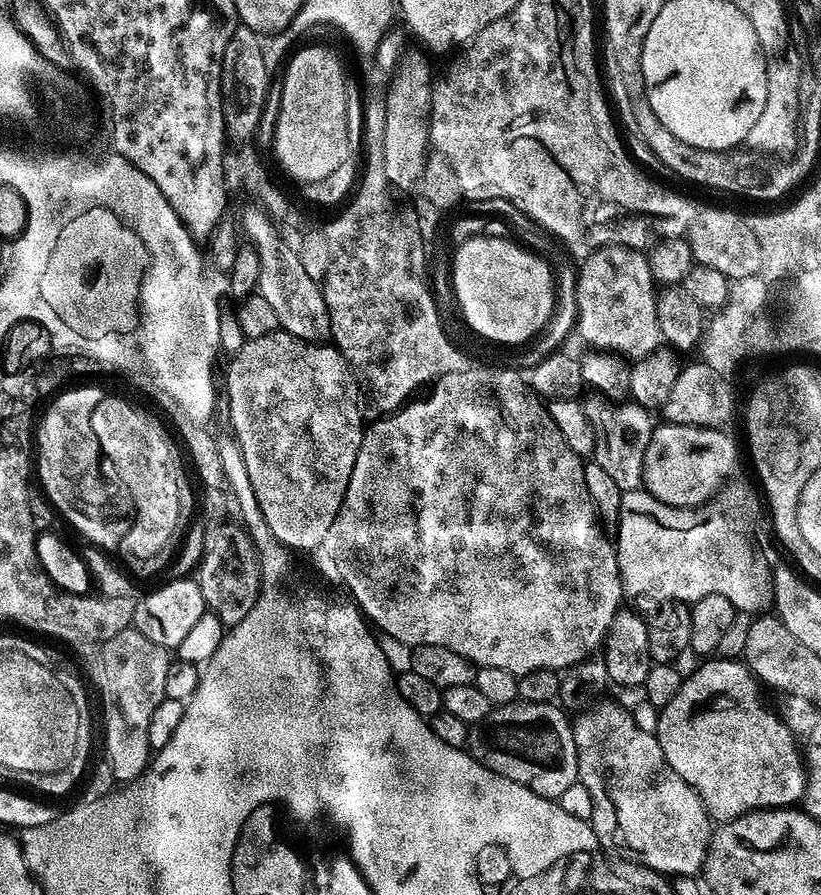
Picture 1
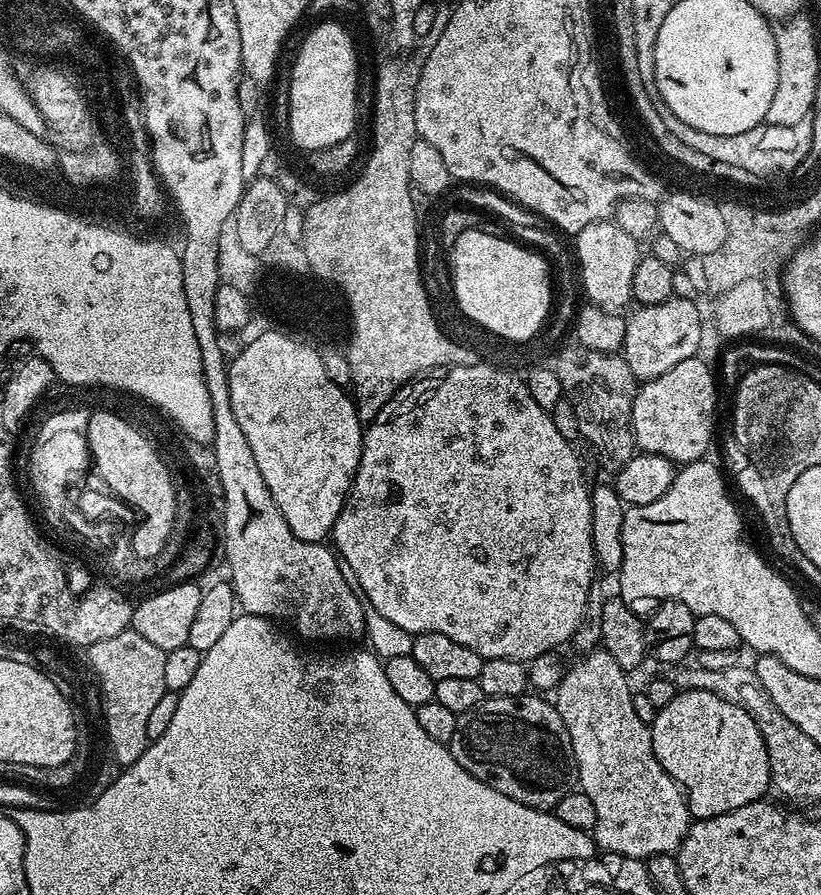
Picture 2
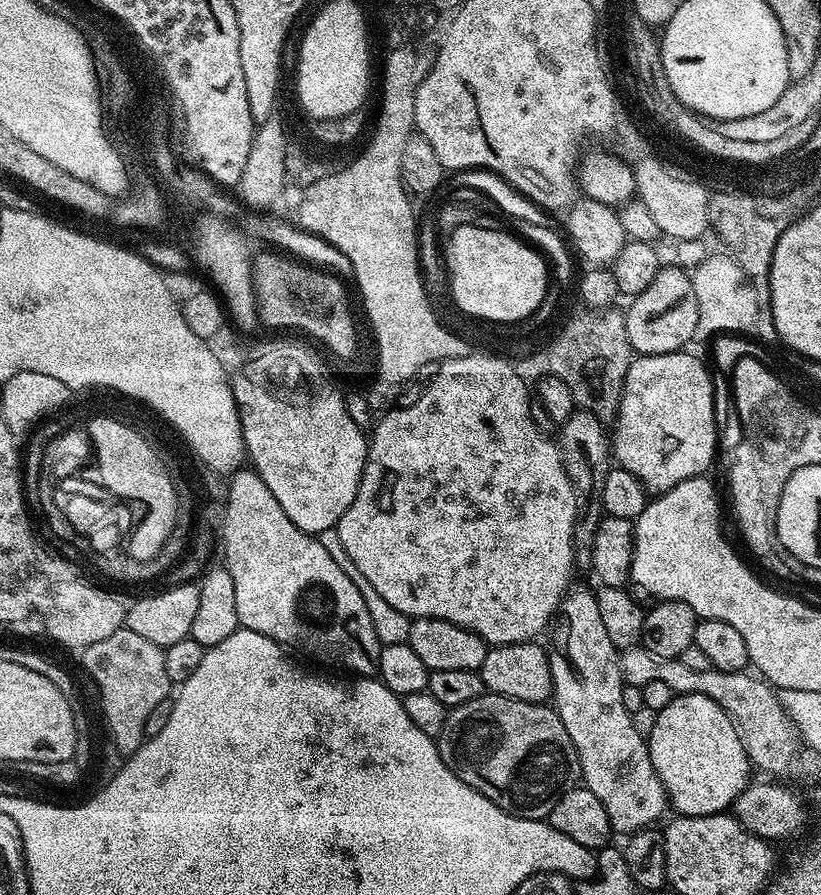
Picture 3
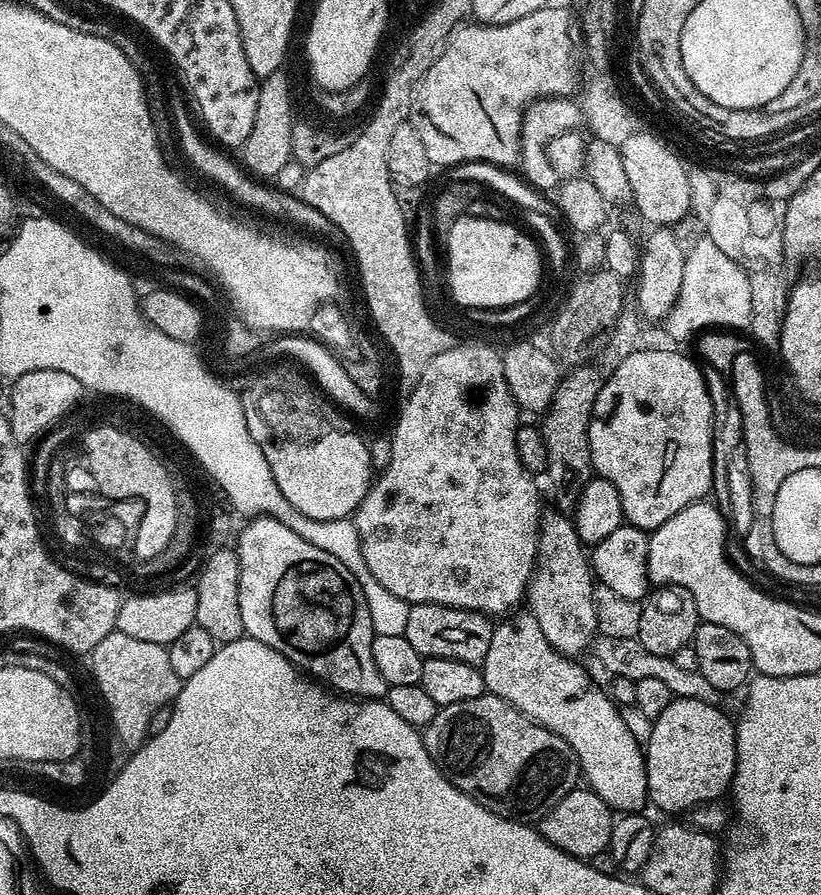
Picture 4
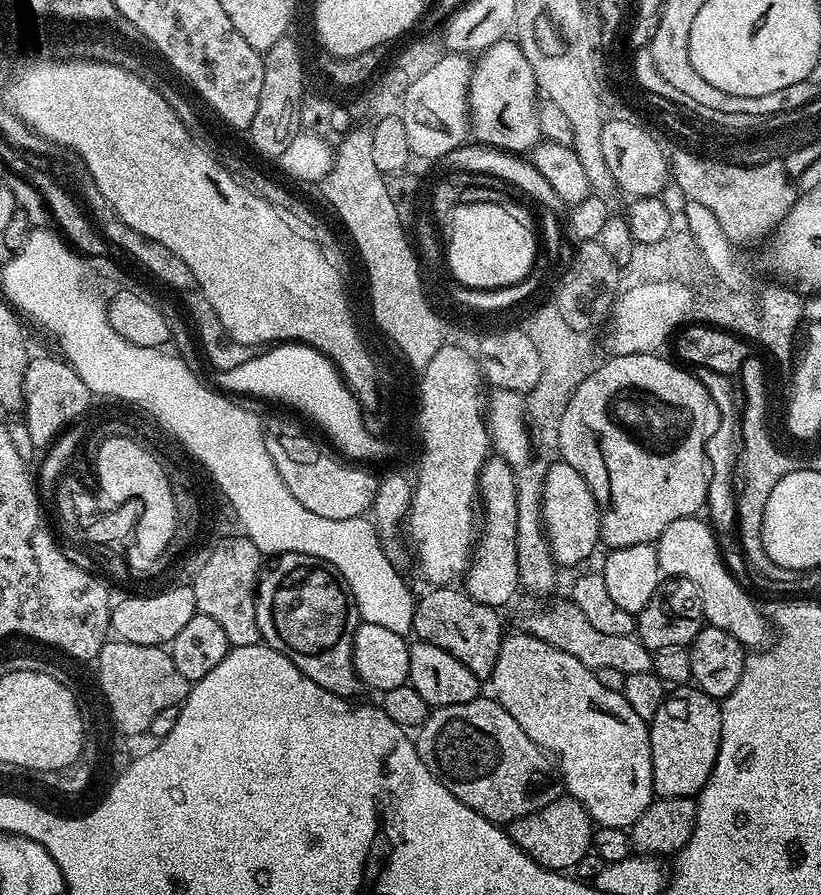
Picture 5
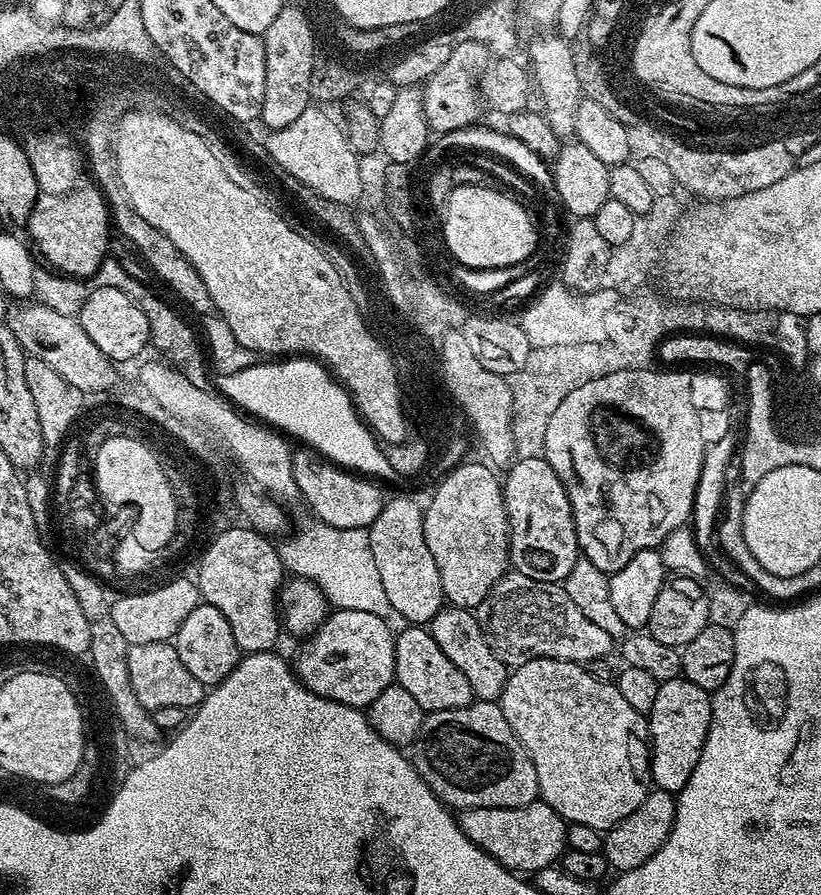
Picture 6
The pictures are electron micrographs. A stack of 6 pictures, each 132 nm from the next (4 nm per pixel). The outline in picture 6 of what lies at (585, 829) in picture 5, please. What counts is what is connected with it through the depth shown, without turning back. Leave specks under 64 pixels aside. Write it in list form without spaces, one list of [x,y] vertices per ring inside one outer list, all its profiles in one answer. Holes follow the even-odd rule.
[[[539,798],[532,804],[517,808],[465,808],[459,813],[458,823],[470,842],[474,842],[501,866],[517,874],[535,874],[546,866],[556,864],[563,857],[568,843],[568,824]]]

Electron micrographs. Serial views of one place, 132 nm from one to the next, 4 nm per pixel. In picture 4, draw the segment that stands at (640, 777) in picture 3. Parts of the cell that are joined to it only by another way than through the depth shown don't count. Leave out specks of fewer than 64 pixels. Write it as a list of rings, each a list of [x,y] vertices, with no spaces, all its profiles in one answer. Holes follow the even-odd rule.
[[[553,511],[553,516],[541,515],[540,533],[538,534],[538,550],[536,551],[536,570],[528,583],[526,608],[534,618],[538,618],[538,626],[542,626],[542,634],[546,634],[546,642],[554,646],[563,656],[583,657],[583,652],[593,647],[596,630],[596,599],[594,598],[594,573],[592,561],[586,546],[576,533],[575,523],[560,511]]]

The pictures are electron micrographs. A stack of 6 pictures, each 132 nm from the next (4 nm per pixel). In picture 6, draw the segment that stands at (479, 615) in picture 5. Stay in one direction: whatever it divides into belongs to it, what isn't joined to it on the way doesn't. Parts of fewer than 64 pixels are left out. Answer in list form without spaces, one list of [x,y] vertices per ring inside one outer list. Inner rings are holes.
[[[444,606],[430,623],[430,631],[434,642],[438,642],[438,647],[458,670],[466,677],[466,682],[470,682],[470,690],[476,700],[499,701],[502,690],[508,681],[509,665],[504,664],[490,650],[486,638],[482,634],[482,626],[478,626],[475,611],[467,608],[454,608]]]

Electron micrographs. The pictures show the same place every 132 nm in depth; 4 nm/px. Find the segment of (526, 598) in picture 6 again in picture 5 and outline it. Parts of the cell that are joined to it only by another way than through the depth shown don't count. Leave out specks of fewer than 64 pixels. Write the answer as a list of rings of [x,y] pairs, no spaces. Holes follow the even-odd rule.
[[[567,599],[564,600],[558,601],[557,604],[548,604],[552,602],[537,603],[540,604],[537,608],[532,608],[525,614],[524,624],[522,624],[523,631],[542,642],[550,642],[554,646],[558,646],[558,650],[566,650],[566,654],[574,654],[574,658],[578,658],[578,662],[582,662],[587,668],[593,670],[602,666],[611,666],[613,670],[622,670],[625,676],[652,671],[652,652],[640,639],[635,635],[602,634],[602,630],[590,626],[589,620],[582,614],[582,610],[578,610],[576,604],[569,602]]]

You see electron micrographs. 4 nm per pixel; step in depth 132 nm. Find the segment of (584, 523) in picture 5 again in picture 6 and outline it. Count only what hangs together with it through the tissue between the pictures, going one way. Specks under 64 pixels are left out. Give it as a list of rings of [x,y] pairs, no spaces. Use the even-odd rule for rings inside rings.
[[[543,456],[519,458],[512,466],[508,477],[505,475],[502,480],[504,505],[508,515],[508,563],[515,571],[526,574],[526,578],[534,578],[538,582],[559,584],[568,577],[570,570],[574,570],[574,562],[581,555],[576,541],[572,503],[558,474],[554,474],[554,470]]]

